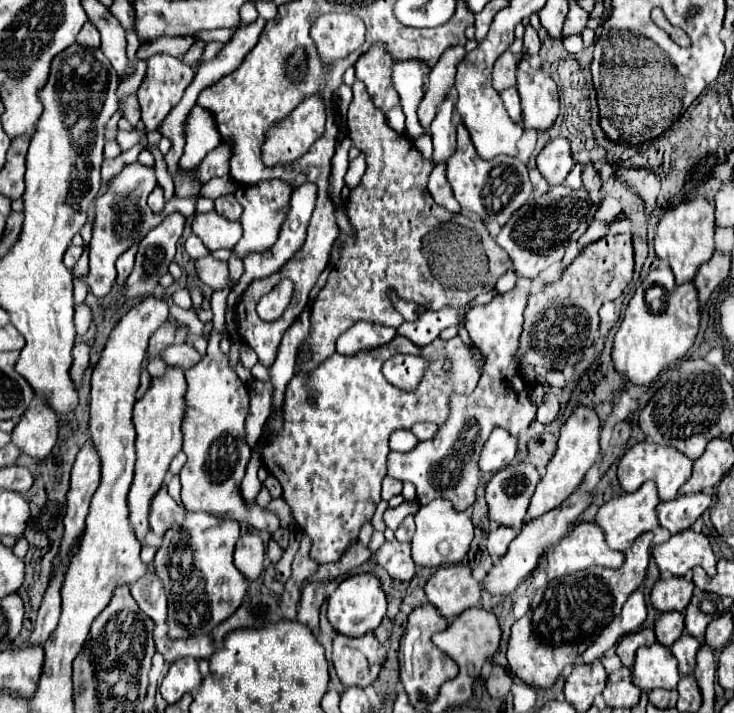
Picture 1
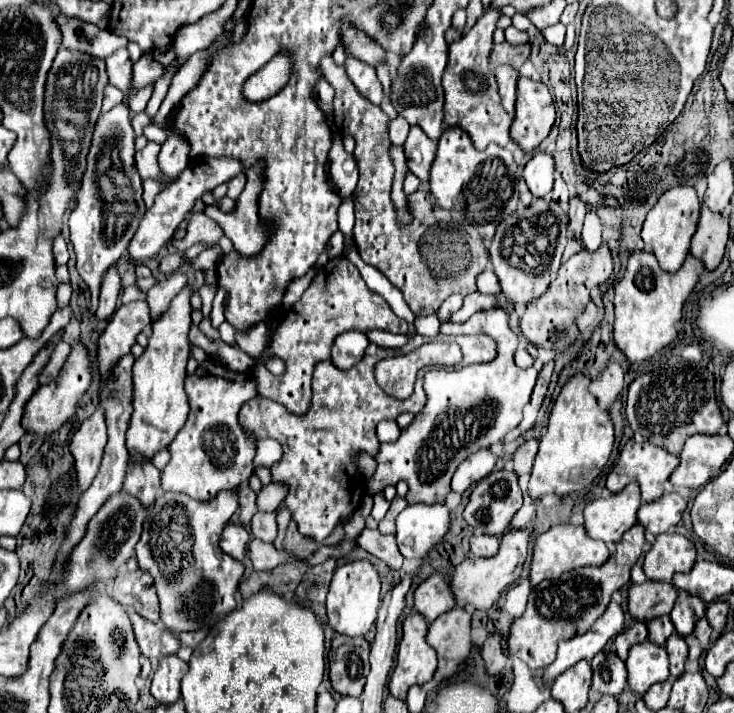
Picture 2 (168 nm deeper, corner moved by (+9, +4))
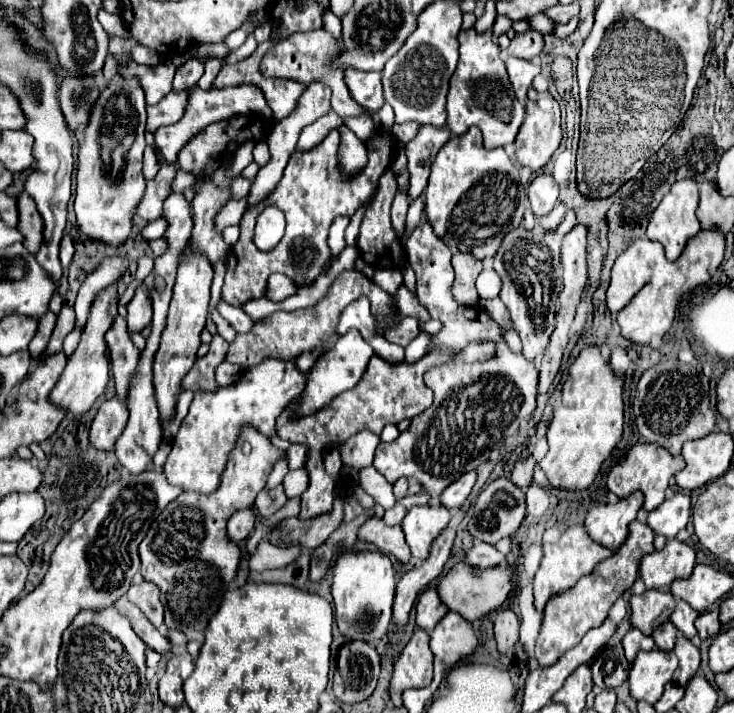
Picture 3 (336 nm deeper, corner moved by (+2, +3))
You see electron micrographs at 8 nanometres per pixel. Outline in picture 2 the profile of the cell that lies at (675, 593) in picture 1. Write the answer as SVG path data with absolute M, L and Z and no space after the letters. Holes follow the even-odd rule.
M644 582L632 584L628 592L628 610L636 620L652 620L664 616L672 610L676 600L674 584L666 582Z

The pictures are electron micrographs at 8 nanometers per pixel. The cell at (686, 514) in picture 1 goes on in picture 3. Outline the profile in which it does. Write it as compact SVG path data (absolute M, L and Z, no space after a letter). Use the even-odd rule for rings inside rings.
M675 493L673 497L665 499L657 509L653 509L647 521L657 535L673 539L681 529L685 529L689 521L689 511L691 511L689 495Z

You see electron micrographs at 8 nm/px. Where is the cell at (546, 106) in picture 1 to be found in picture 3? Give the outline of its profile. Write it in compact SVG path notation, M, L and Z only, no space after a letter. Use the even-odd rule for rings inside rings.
M529 89L529 99L527 99L527 115L525 121L517 133L515 139L515 147L517 147L517 161L523 167L529 167L531 171L539 173L549 161L551 155L557 151L561 141L561 111L559 111L559 103L553 99L553 95L549 91L535 91Z

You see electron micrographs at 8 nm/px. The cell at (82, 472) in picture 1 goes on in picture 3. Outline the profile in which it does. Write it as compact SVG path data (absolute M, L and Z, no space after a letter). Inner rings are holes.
M113 397L113 399L107 399L95 419L93 419L93 425L91 425L91 431L89 431L89 441L93 447L97 449L113 449L117 437L123 433L125 425L127 425L127 419L129 419L129 409L125 405L125 401Z

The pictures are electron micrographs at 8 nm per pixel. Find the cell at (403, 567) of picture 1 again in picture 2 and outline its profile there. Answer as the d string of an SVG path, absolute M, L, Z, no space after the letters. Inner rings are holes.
M364 528L362 534L358 536L356 544L366 550L368 554L380 558L382 562L388 564L388 568L392 570L400 570L402 568L402 554L396 546L396 538L394 536L384 536L378 530L368 530Z

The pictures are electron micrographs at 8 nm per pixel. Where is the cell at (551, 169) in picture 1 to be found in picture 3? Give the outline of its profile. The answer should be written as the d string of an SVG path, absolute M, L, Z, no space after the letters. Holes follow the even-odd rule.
M537 175L535 181L529 185L529 203L531 211L537 219L551 213L559 199L559 187L551 175Z

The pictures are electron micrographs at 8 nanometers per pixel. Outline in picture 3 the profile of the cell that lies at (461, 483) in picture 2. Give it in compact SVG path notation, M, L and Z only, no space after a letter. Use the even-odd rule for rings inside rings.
M469 471L465 475L461 475L457 481L453 481L443 493L441 493L441 503L447 507L447 509L459 509L465 499L469 497L473 485L475 485L475 479L477 479L477 473L475 471Z

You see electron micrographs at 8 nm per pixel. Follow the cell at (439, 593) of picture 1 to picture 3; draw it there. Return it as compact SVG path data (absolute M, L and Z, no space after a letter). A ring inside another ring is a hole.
M425 589L425 593L421 593L417 601L415 611L417 611L417 619L415 619L417 627L431 633L449 609L445 609L445 605L439 601L437 589Z

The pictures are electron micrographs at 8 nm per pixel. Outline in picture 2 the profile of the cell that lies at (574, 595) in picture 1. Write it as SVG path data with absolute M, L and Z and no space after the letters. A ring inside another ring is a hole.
M634 524L618 542L616 552L602 566L582 566L562 574L556 580L544 580L532 588L526 612L516 618L508 634L508 654L526 662L532 670L542 670L556 660L556 650L562 640L584 634L604 614L610 596L628 584L630 568L644 548L644 528Z

